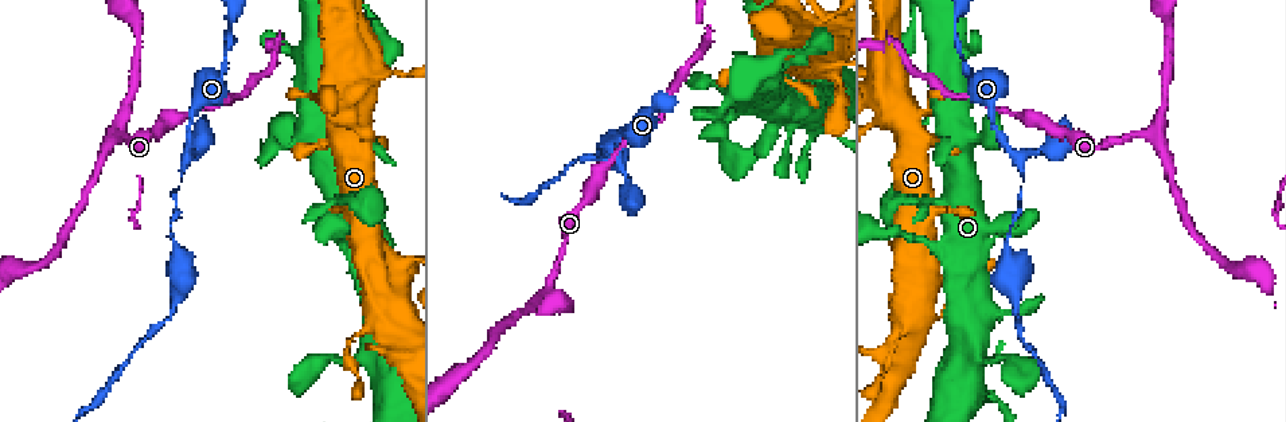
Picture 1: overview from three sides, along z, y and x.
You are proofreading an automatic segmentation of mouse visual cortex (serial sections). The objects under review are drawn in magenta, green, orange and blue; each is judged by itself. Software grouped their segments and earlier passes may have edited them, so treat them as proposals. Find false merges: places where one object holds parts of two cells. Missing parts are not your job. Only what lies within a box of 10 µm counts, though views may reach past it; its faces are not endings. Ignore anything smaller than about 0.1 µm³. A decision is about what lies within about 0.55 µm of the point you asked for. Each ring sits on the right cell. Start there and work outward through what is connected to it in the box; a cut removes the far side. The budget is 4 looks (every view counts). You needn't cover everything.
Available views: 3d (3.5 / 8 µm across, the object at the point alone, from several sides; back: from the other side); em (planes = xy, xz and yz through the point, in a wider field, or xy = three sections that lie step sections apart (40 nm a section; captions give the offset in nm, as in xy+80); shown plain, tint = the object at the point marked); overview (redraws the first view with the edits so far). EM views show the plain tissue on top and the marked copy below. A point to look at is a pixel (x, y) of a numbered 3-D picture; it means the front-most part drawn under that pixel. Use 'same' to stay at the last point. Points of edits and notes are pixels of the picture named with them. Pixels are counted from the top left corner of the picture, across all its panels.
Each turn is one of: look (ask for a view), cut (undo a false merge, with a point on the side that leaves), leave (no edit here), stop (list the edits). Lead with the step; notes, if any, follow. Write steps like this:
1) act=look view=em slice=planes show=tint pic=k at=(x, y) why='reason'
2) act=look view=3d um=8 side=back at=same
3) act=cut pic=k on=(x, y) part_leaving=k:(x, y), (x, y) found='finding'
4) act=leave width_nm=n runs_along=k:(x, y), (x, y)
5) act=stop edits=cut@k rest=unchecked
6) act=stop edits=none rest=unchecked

act=look view=3d um=3.5 pic=1 at=(770, 50) why='thick turns thin'

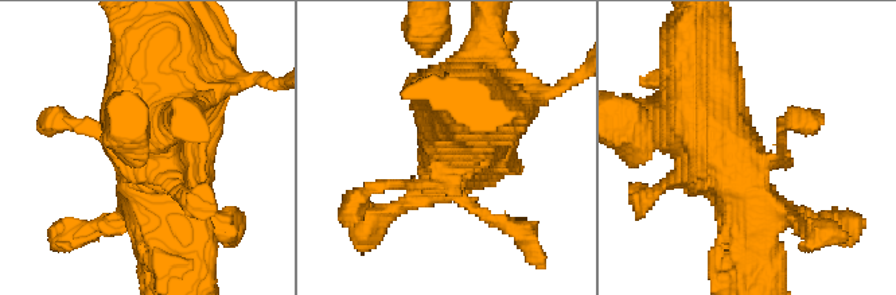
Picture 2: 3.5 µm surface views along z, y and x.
act=look view=em slice=xy step=2 show=tint pic=2 at=(756, 165)

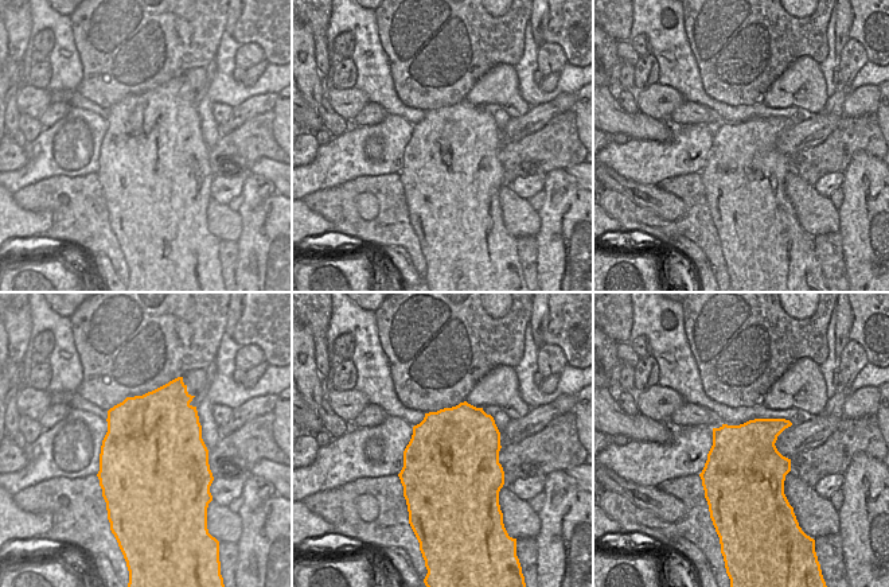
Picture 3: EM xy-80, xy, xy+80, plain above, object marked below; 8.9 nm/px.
act=leave runs_along=2:(162, 237), (158, 175), (76, 125) found='continuous, no second cell'

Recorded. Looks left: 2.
act=look view=3d um=3.5 pic=1 at=(1154, 137) why='arms part here'

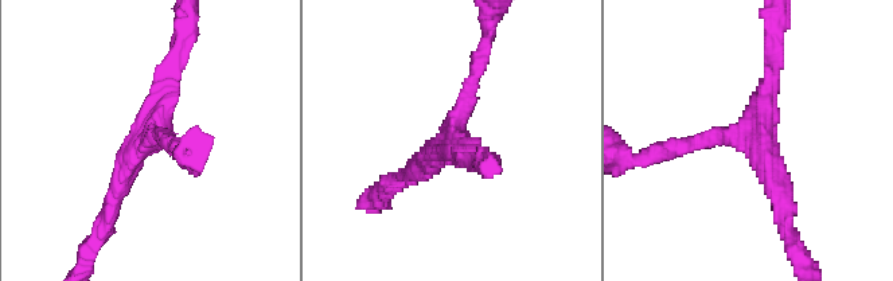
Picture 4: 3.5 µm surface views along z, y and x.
act=look view=em slice=planes show=tint pic=4 at=(753, 139) arms=3 arm_widths_nm=200,250,250 why='need the tissue'

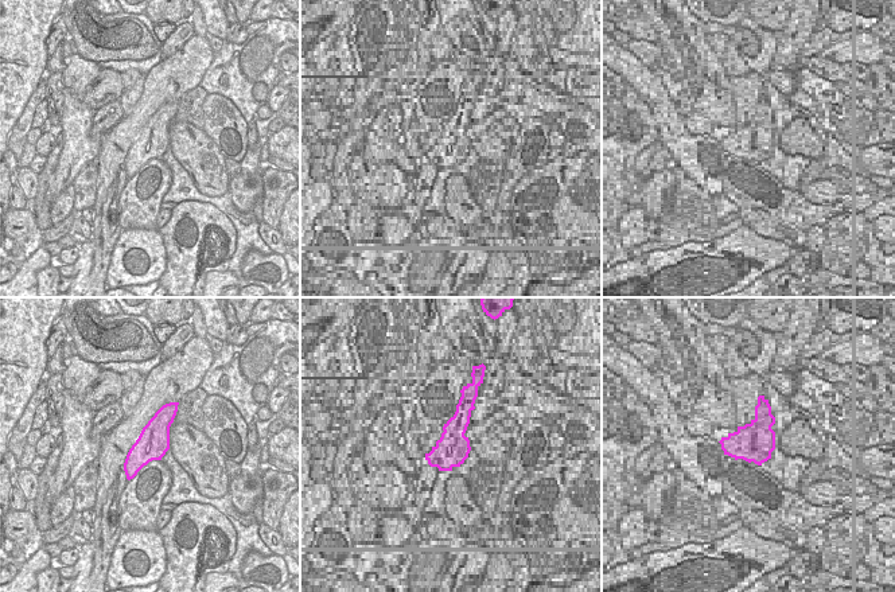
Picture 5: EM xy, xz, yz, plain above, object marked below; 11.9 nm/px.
act=leave width_nm=380 runs_along=4:(479, 59), (451, 143), (413, 174) found='one cell here'

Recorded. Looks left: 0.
act=stop edits=none rest=unchecked

